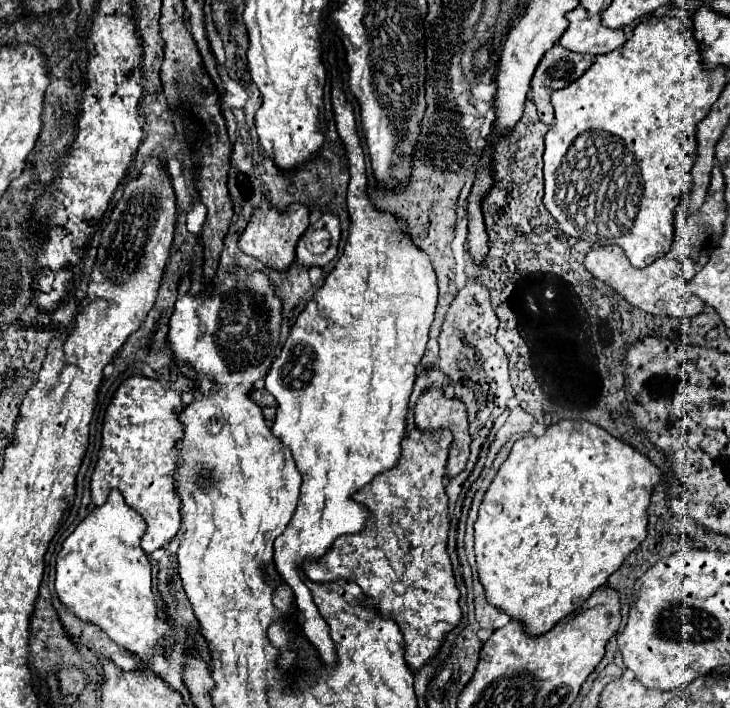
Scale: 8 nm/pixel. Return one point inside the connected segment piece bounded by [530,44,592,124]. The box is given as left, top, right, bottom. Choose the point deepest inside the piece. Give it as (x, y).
(559, 67)

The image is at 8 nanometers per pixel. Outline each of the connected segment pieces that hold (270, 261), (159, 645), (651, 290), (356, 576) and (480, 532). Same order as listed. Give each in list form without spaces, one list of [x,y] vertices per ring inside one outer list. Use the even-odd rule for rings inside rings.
[[[300,202],[290,204],[286,210],[278,210],[276,206],[268,206],[268,212],[264,212],[264,208],[254,208],[252,218],[250,218],[246,230],[240,236],[238,246],[244,254],[262,260],[262,264],[272,266],[276,270],[286,270],[294,262],[296,244],[298,244],[300,236],[310,226],[308,216],[310,216],[308,208]]]
[[[114,488],[108,500],[96,506],[64,540],[56,556],[56,592],[60,602],[80,620],[98,626],[112,642],[148,662],[150,652],[164,650],[164,638],[156,634],[158,604],[152,594],[150,562],[140,548],[142,536],[142,516]]]
[[[608,244],[608,246],[592,248],[586,254],[582,266],[594,278],[606,282],[622,300],[630,302],[634,308],[644,310],[648,314],[672,316],[672,318],[690,318],[690,316],[700,314],[702,308],[704,308],[704,302],[688,292],[684,272],[682,272],[682,264],[676,262],[676,260],[658,258],[650,266],[638,270],[632,264],[628,264],[628,258],[624,256],[624,252],[620,252],[620,248],[616,248],[616,244]]]
[[[448,430],[422,432],[418,440],[404,436],[402,452],[396,466],[374,476],[370,484],[360,488],[352,496],[352,500],[366,504],[368,508],[364,530],[356,534],[338,536],[338,540],[334,540],[332,548],[320,560],[316,562],[308,560],[304,564],[308,578],[314,582],[330,582],[336,578],[354,580],[366,596],[364,602],[366,606],[370,604],[372,608],[376,608],[382,618],[396,620],[404,636],[406,662],[412,670],[424,666],[438,652],[444,634],[454,630],[462,618],[458,606],[460,590],[456,588],[452,564],[446,552],[446,536],[450,524],[448,524],[448,496],[444,492],[444,468],[446,468],[450,440],[452,436]]]
[[[560,420],[558,424],[552,424],[542,436],[528,434],[514,442],[510,456],[500,466],[496,478],[492,480],[490,488],[484,494],[484,500],[480,504],[480,514],[474,524],[474,552],[476,552],[476,566],[478,566],[478,578],[486,592],[486,600],[496,606],[498,610],[506,612],[510,618],[524,624],[524,632],[528,636],[540,636],[546,634],[554,624],[558,624],[562,618],[578,610],[596,588],[604,586],[608,576],[614,574],[622,562],[628,558],[632,550],[638,548],[638,544],[646,538],[646,506],[650,504],[650,494],[654,484],[660,480],[660,470],[644,458],[640,452],[636,452],[632,446],[616,440],[606,430],[586,422],[586,420]]]

